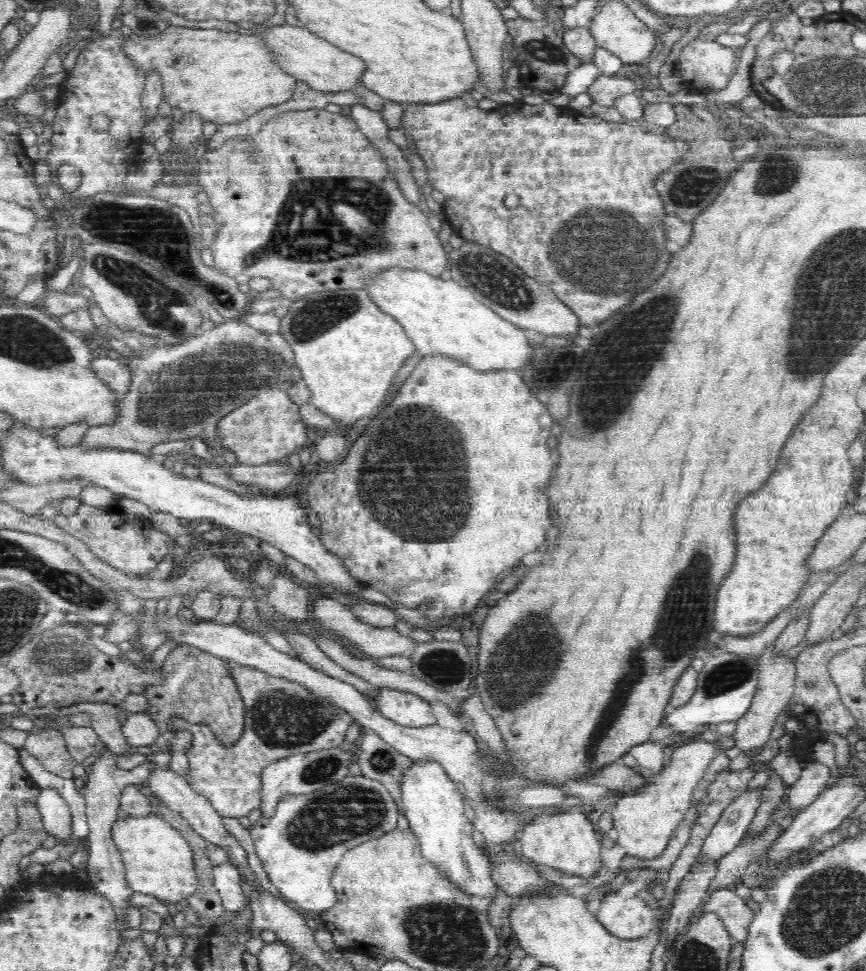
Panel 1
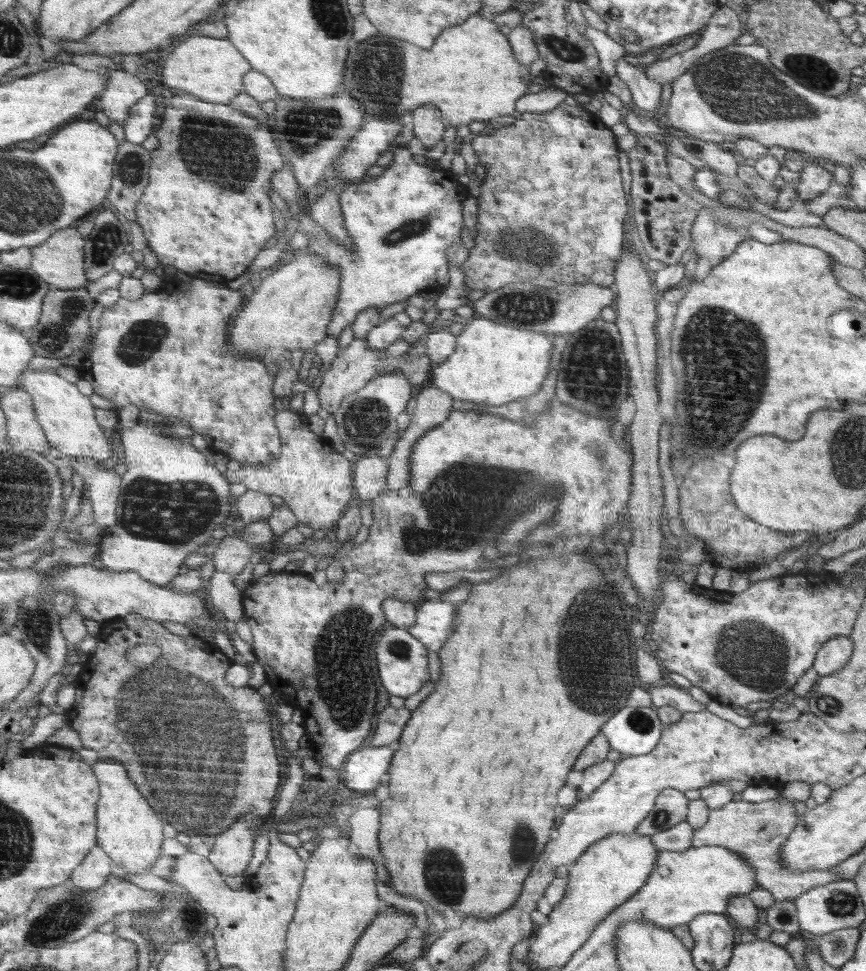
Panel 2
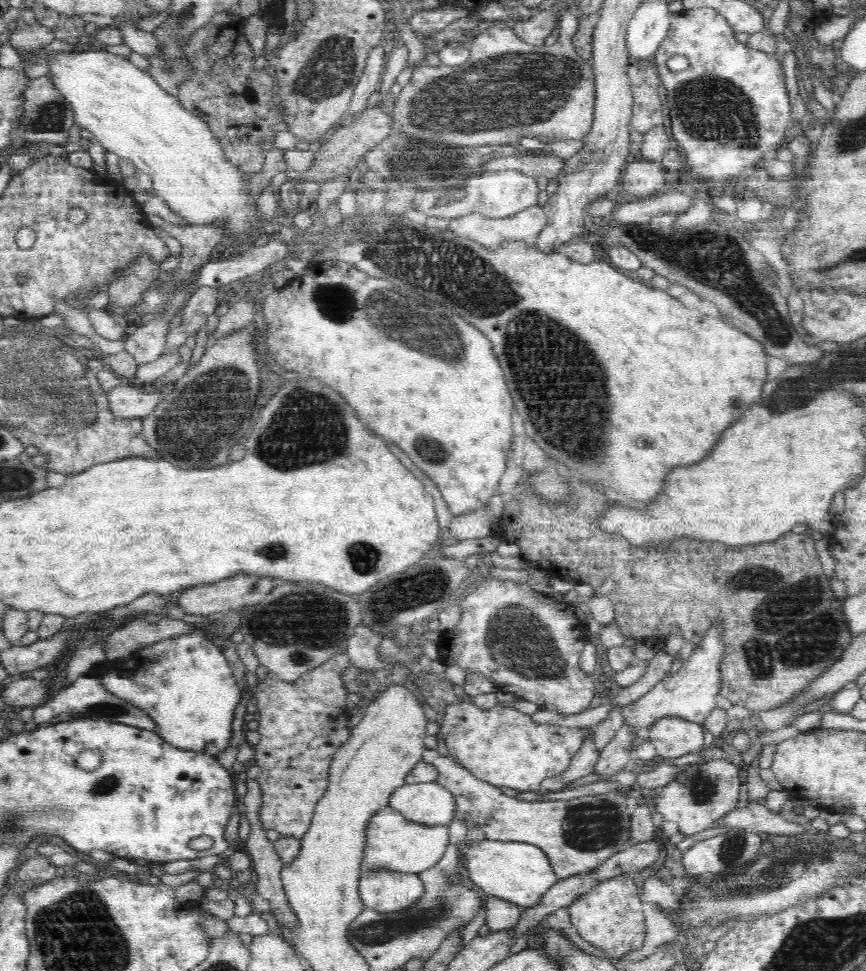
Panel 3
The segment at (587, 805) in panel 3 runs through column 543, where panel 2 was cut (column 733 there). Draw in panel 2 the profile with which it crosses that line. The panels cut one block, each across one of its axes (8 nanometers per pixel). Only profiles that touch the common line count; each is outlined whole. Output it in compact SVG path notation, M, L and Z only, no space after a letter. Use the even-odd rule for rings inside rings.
M744 800L730 802L709 812L709 820L705 826L694 831L692 846L724 846L744 855L757 872L757 883L760 887L770 891L776 901L790 901L814 888L843 880L843 877L839 876L832 867L823 870L805 870L795 875L782 865L782 846L794 831L799 820L797 808L789 800L766 800L758 804Z

